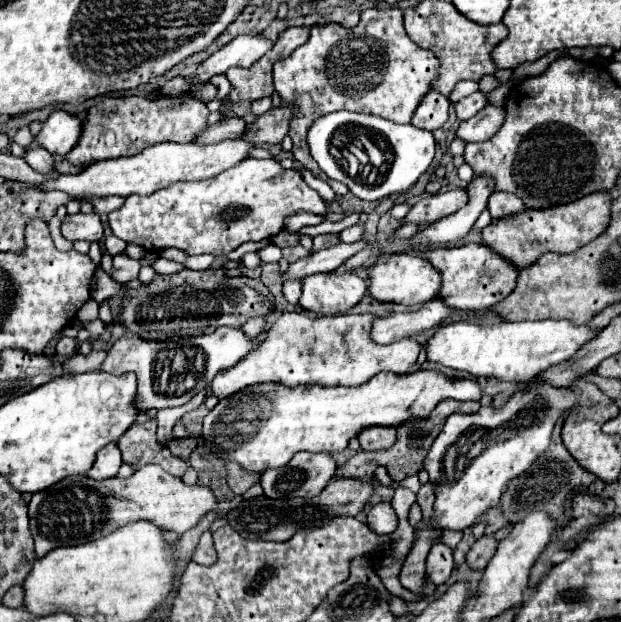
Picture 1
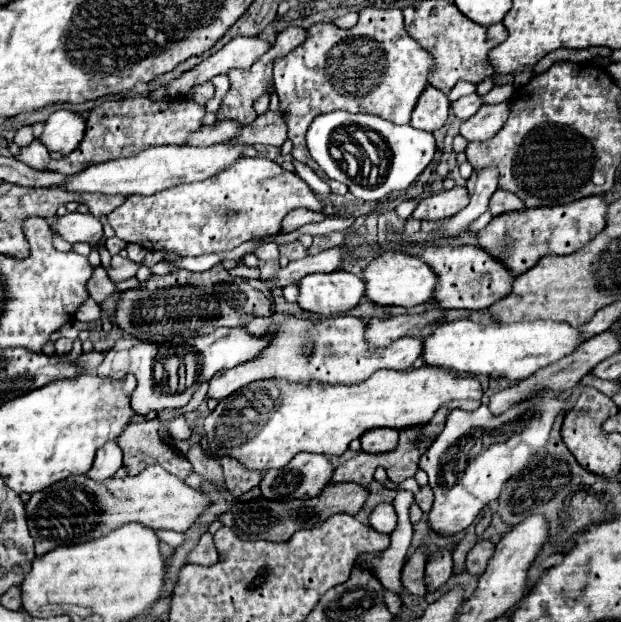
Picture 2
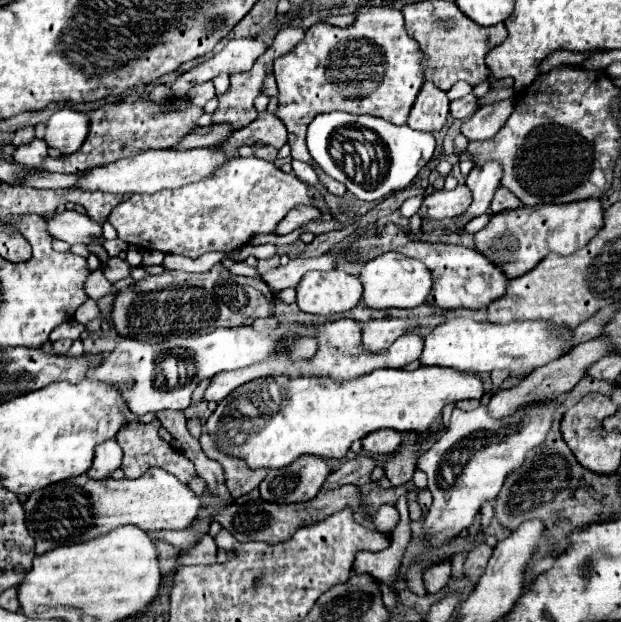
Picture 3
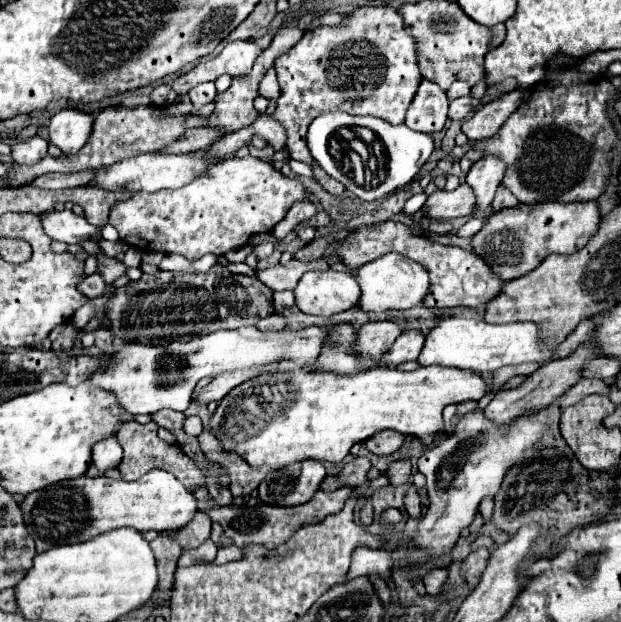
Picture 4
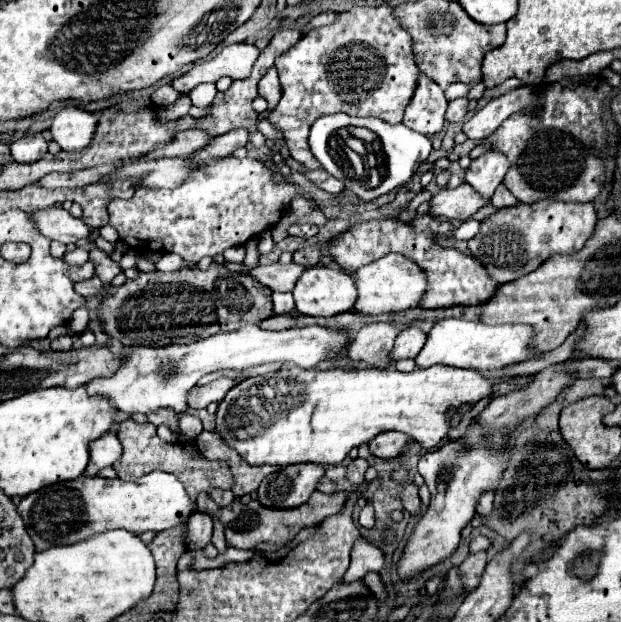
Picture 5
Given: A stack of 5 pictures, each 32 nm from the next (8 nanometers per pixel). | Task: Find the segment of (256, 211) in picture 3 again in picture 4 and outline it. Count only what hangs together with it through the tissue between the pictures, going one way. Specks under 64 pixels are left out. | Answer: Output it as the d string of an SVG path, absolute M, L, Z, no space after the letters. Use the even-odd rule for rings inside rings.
M246 156L224 158L214 162L202 176L176 190L136 192L130 200L114 202L110 210L110 224L118 230L120 240L140 252L174 252L188 260L198 260L204 254L226 254L232 248L246 246L252 236L270 232L290 210L290 206L304 198L304 188L298 180L284 176L272 164Z

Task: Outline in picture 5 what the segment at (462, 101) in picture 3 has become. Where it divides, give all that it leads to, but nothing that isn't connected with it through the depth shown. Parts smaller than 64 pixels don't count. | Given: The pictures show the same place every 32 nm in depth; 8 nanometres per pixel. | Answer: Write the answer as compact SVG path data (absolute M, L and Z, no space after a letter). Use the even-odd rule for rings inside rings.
M456 98L456 100L448 102L448 110L446 110L448 122L460 122L460 120L464 120L466 114L468 114L468 98Z

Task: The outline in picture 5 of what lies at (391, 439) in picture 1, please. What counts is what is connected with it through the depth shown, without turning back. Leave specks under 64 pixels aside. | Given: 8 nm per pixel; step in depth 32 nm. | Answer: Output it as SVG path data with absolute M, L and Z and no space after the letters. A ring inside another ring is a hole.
M382 432L380 436L376 436L370 442L370 450L374 456L382 458L382 460L392 460L396 456L402 456L404 452L408 452L410 444L414 440L408 438L402 432Z

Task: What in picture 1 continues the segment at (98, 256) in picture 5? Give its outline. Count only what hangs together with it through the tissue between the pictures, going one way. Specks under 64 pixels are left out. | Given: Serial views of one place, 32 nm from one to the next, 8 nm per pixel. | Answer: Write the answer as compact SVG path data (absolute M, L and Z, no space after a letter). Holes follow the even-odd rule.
M114 256L112 278L116 282L134 280L134 278L138 278L138 272L140 272L140 262L138 260L132 260L128 256Z

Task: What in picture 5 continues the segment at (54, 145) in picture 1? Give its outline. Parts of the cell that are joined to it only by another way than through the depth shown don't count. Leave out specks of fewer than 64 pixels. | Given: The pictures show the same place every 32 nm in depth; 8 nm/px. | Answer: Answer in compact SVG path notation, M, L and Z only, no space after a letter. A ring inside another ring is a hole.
M66 106L52 120L52 136L66 152L78 152L86 148L96 136L98 116L78 106Z

